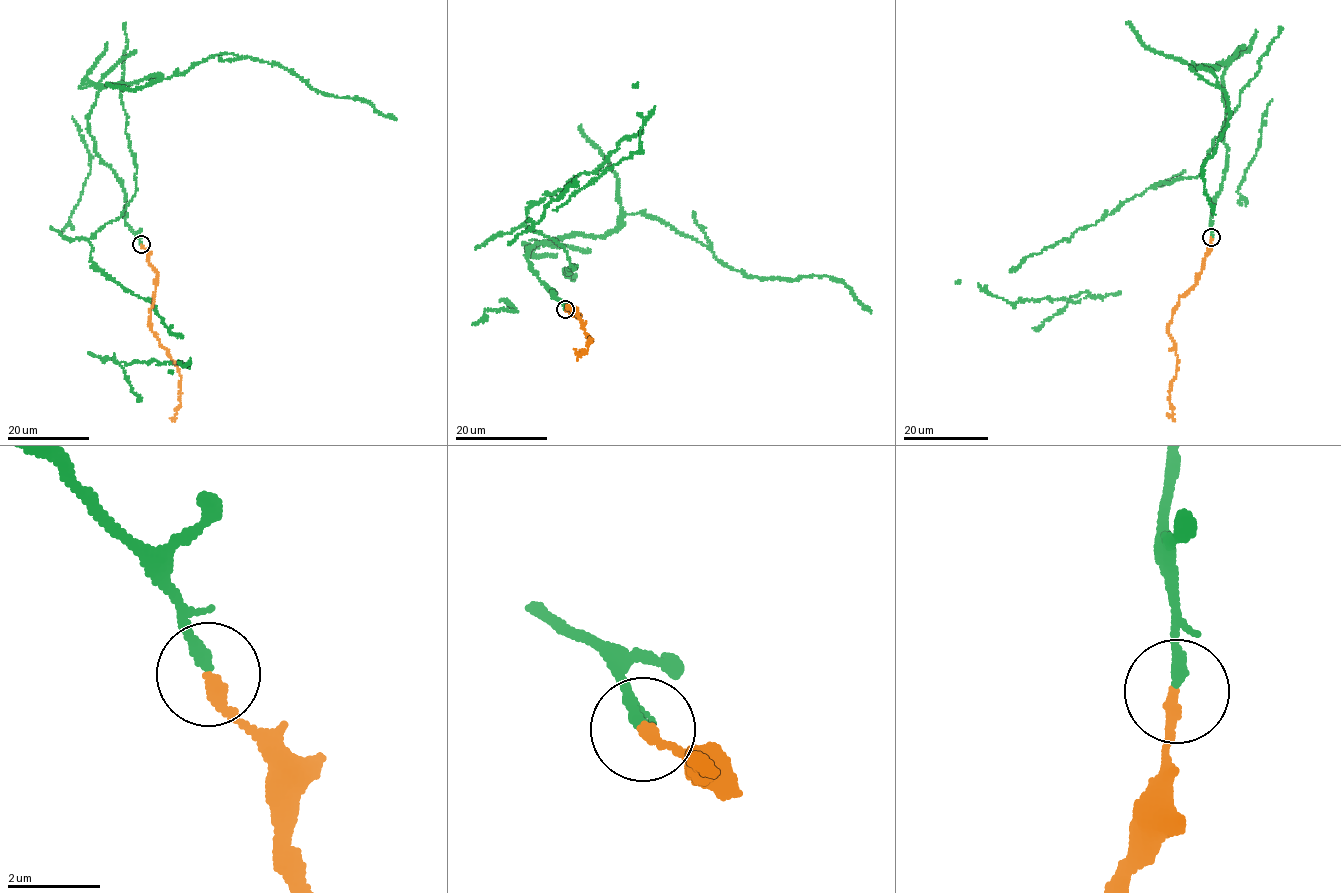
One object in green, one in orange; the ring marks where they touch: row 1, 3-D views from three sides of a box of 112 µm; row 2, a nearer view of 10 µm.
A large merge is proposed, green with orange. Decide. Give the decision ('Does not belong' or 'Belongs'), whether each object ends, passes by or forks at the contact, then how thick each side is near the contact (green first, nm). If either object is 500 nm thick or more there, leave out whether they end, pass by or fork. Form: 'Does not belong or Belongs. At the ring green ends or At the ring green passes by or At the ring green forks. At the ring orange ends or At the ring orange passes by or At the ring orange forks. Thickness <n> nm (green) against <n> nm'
Belongs. At the ring green ends. At the ring orange ends. Thickness 240 nm (green) against 260 nm

